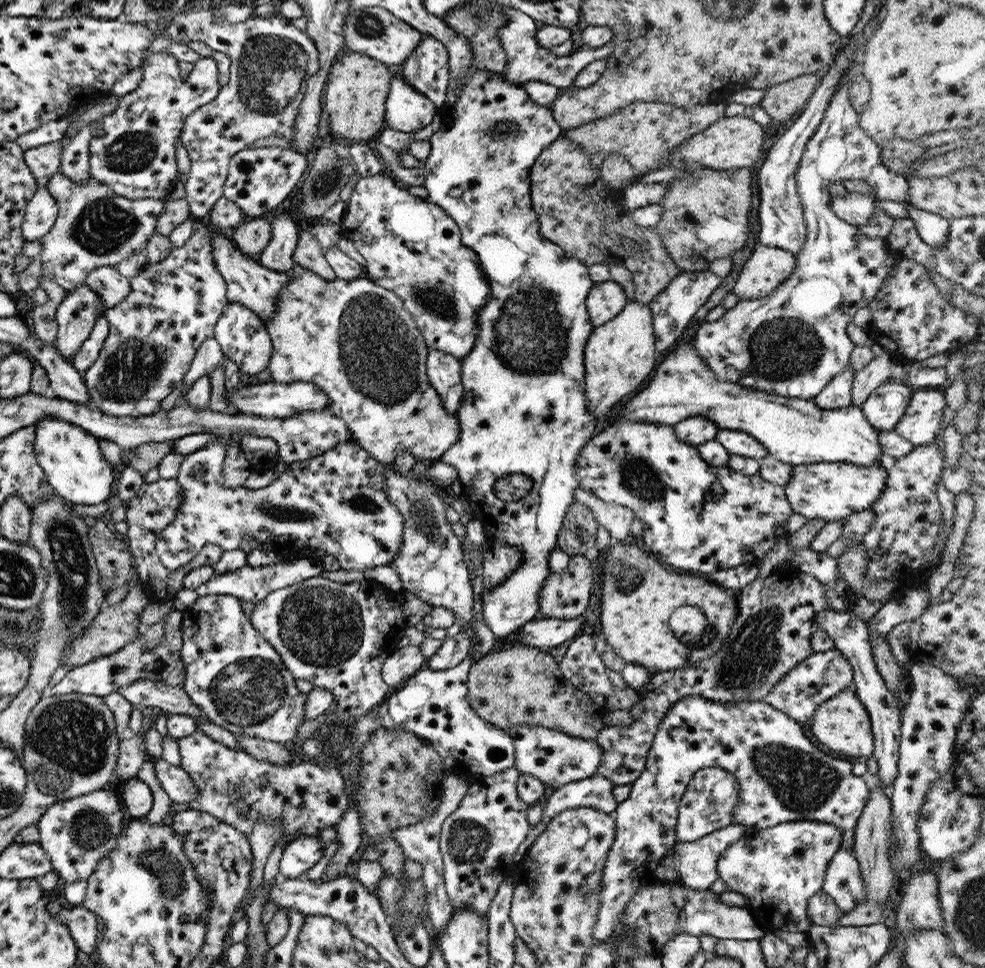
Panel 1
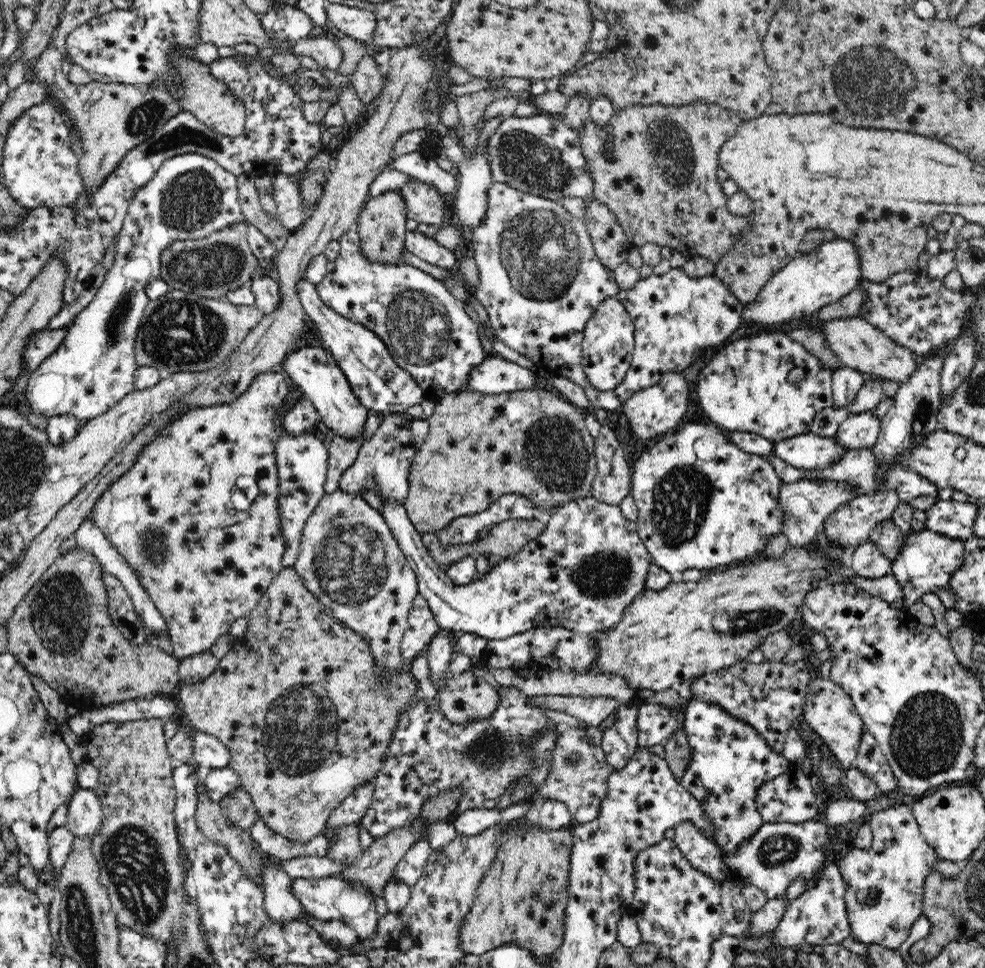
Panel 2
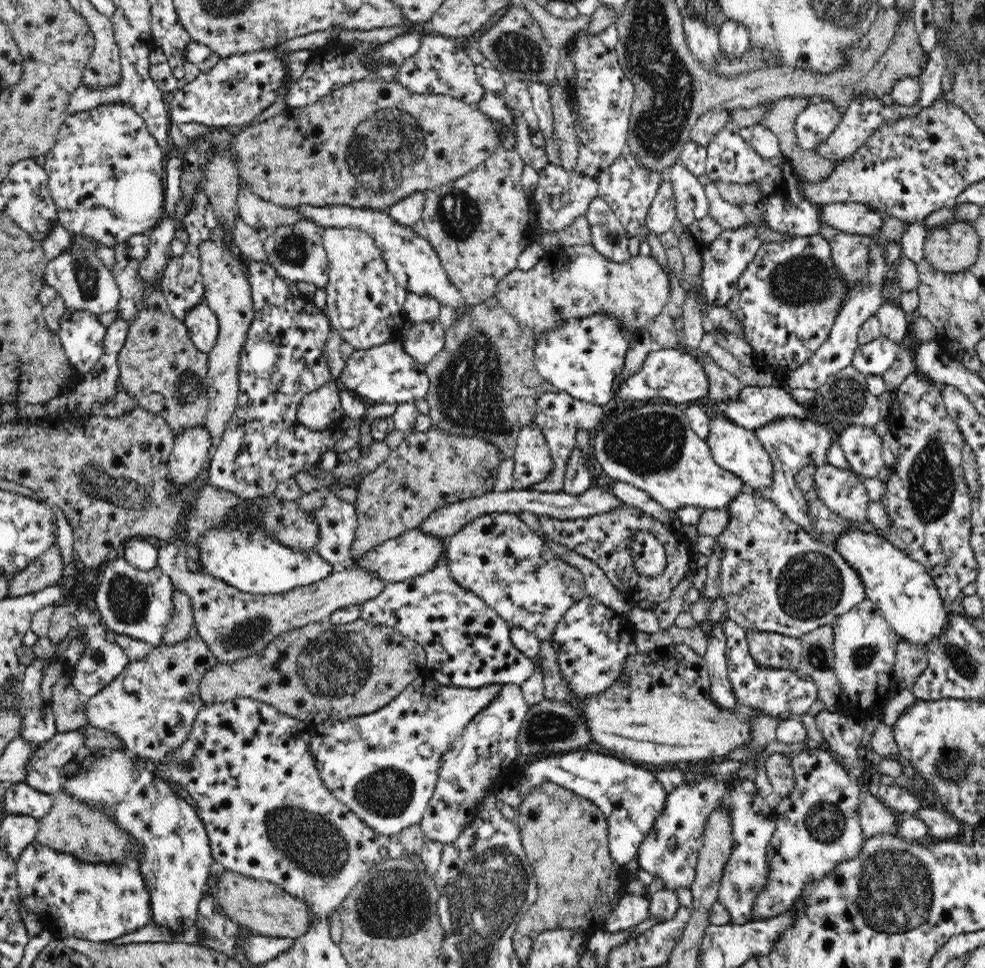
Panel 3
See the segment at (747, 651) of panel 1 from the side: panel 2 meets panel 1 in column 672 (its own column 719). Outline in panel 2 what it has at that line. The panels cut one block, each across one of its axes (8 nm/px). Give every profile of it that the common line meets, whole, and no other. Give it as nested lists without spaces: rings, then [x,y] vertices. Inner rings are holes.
[[[744,660],[728,668],[695,677],[691,689],[696,699],[716,703],[736,719],[752,725],[776,753],[781,753],[790,726],[802,712],[810,680],[812,674],[806,660],[792,664],[783,661],[762,661],[754,664]]]

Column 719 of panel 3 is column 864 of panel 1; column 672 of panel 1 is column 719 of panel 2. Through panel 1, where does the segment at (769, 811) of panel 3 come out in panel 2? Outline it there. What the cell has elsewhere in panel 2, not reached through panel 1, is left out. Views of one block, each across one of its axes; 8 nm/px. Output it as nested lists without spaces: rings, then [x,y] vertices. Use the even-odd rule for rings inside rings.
[[[692,696],[687,699],[683,715],[692,754],[680,784],[702,805],[714,833],[714,843],[721,852],[733,853],[764,824],[756,803],[758,787],[785,774],[790,762],[782,753],[776,753],[752,725],[736,719],[716,703]]]

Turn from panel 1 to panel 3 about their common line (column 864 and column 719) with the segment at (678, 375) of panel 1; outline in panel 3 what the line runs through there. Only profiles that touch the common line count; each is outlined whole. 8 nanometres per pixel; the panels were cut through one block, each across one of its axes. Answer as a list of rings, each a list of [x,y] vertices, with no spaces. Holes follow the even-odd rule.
[[[720,414],[720,416],[710,417],[710,434],[708,434],[706,442],[716,464],[740,478],[747,489],[770,491],[772,482],[774,482],[772,459],[769,452],[755,435],[755,431],[742,428]]]

